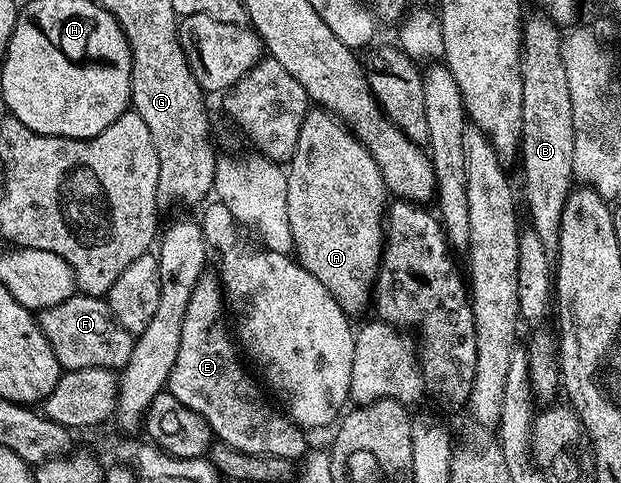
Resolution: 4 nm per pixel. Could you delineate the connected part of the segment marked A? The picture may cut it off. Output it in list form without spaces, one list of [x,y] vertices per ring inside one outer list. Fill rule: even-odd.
[[[314,107],[303,118],[303,126],[299,130],[299,142],[295,146],[295,154],[287,161],[287,222],[291,222],[291,238],[293,239],[293,252],[297,263],[302,264],[307,271],[315,274],[323,286],[339,302],[339,306],[347,314],[361,312],[364,308],[368,309],[371,304],[373,294],[373,284],[377,281],[377,271],[381,269],[381,251],[385,249],[385,214],[387,205],[390,203],[391,193],[385,186],[385,179],[367,146],[357,137],[356,133],[350,131],[348,125],[342,120],[337,119],[332,112],[324,108]]]

